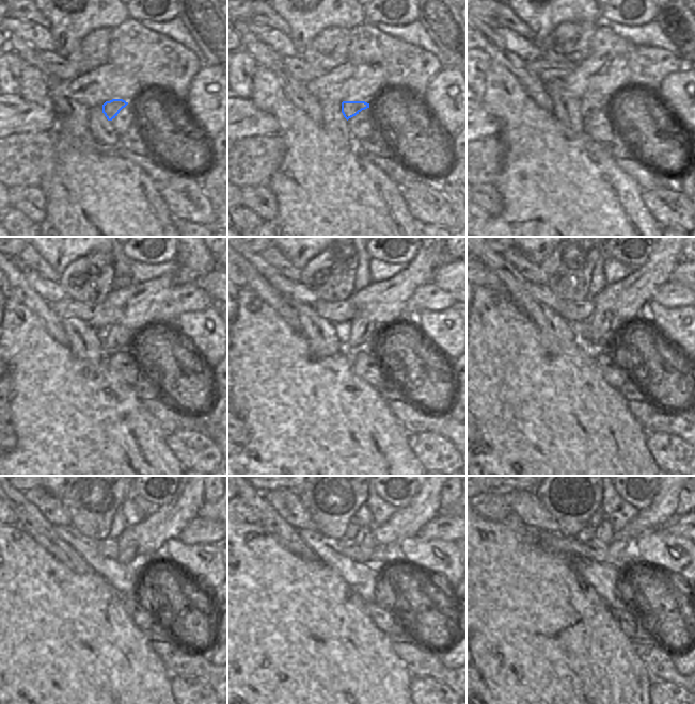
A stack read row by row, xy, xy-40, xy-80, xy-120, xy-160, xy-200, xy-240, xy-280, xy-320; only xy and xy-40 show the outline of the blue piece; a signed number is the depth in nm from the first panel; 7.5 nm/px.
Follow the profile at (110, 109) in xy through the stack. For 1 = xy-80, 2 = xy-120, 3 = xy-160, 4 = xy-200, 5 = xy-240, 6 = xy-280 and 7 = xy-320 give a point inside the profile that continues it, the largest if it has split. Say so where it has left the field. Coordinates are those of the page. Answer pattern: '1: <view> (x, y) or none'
1: xy-80 (590, 102)
2: xy-120 (115, 338)
3: xy-160 (359, 333)
4: xy-200 (600, 329)
5: xy-240 (127, 545)
6: xy-280 (366, 539)
7: xy-320 (603, 532)

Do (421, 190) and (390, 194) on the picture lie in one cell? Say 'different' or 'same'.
different

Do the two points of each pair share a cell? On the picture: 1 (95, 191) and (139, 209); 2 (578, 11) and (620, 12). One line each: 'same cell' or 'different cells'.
1: same cell
2: different cells

